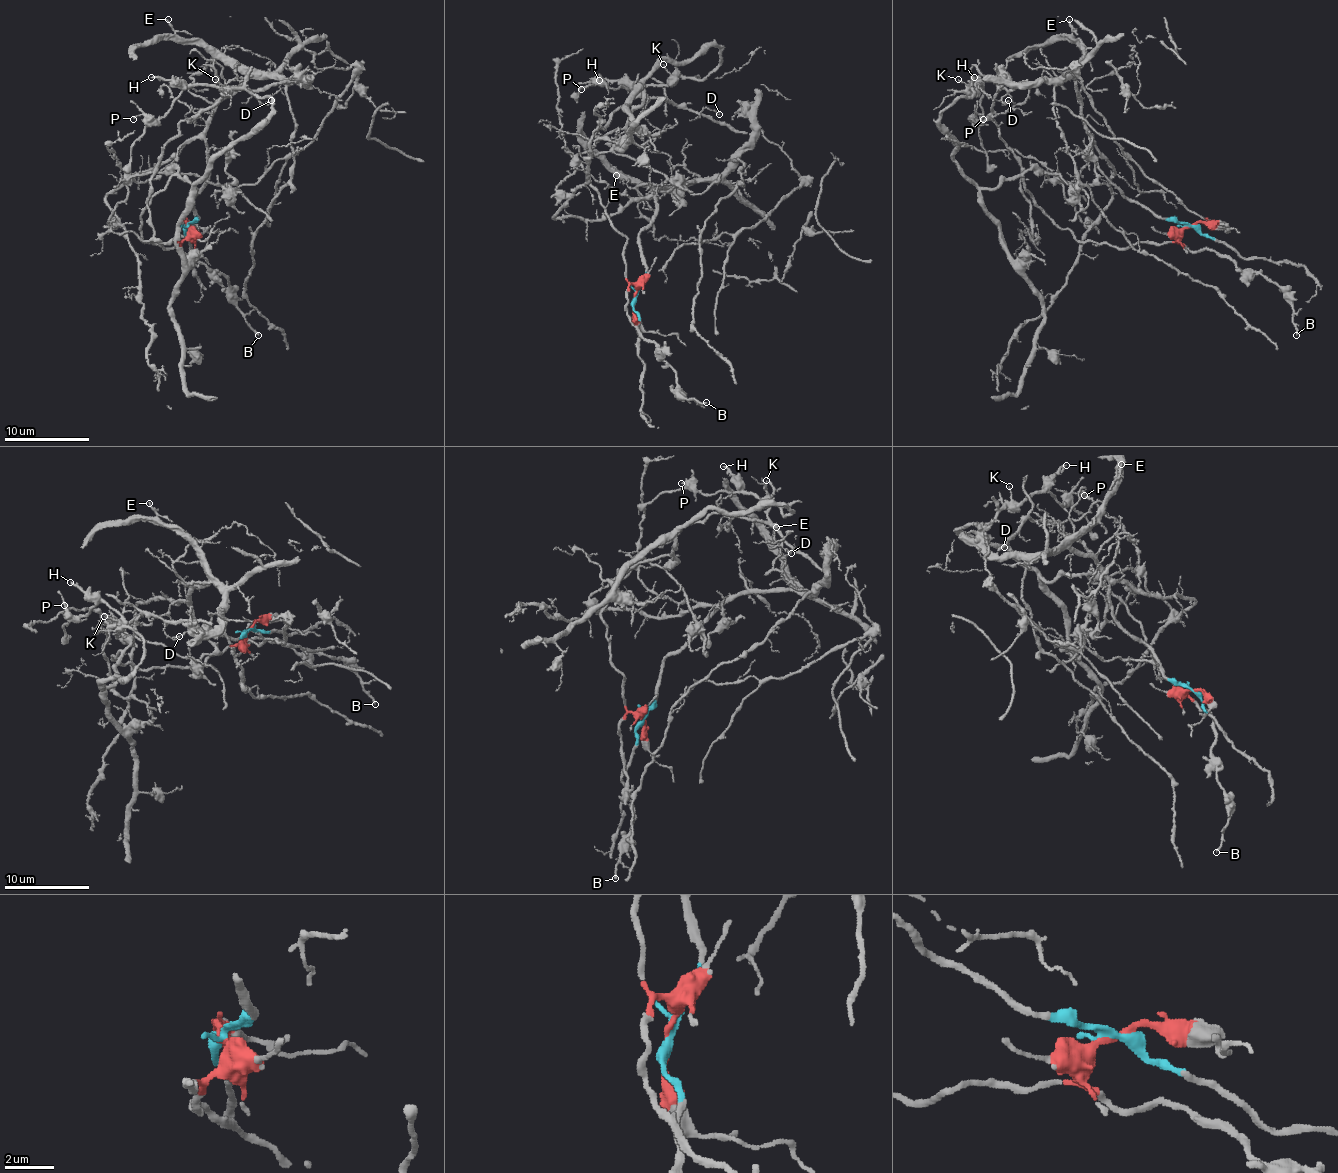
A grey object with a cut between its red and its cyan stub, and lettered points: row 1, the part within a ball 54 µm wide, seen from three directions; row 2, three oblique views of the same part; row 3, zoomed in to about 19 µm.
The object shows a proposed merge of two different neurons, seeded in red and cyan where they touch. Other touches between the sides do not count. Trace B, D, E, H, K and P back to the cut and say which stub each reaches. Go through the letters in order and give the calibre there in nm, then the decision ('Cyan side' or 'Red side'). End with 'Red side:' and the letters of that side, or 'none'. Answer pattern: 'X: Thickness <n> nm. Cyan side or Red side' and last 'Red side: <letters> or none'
B: Thickness 200 nm. Red side
D: Thickness 160 nm. Cyan side
E: Thickness 200 nm. Cyan side
H: Thickness 190 nm. Red side
K: Thickness 110 nm. Red side
P: Thickness 140 nm. Red side
Red side: B, H, K, P

